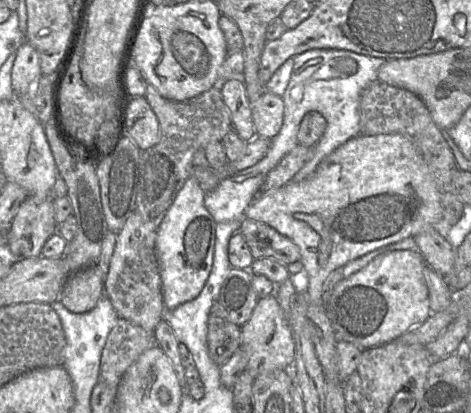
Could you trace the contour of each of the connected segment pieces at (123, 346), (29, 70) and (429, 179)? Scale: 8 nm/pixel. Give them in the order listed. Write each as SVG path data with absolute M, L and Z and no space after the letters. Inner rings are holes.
M119 318L109 332L102 350L99 380L117 389L128 367L144 351L155 346L157 346L157 340L154 332Z
M24 41L15 54L11 70L11 87L15 95L20 95L39 77L41 70L38 53L29 43Z
M401 134L358 135L337 147L318 164L314 173L300 182L287 184L258 195L244 217L265 223L295 243L307 273L309 303L322 304L328 275L349 261L407 237L435 229L443 207L432 174L415 145Z

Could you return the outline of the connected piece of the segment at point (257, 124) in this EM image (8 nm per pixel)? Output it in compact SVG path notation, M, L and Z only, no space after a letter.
M265 91L250 104L256 135L266 139L274 138L283 123L284 104L282 98Z

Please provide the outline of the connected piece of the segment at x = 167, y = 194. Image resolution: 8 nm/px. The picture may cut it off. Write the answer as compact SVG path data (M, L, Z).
M147 83L145 98L158 119L160 141L149 149L139 151L139 184L133 212L138 212L145 221L150 221L158 227L185 181L192 176L194 153L198 149L205 149L212 142L221 142L232 129L232 123L219 86L214 86L208 91L179 102L162 97L151 84Z

